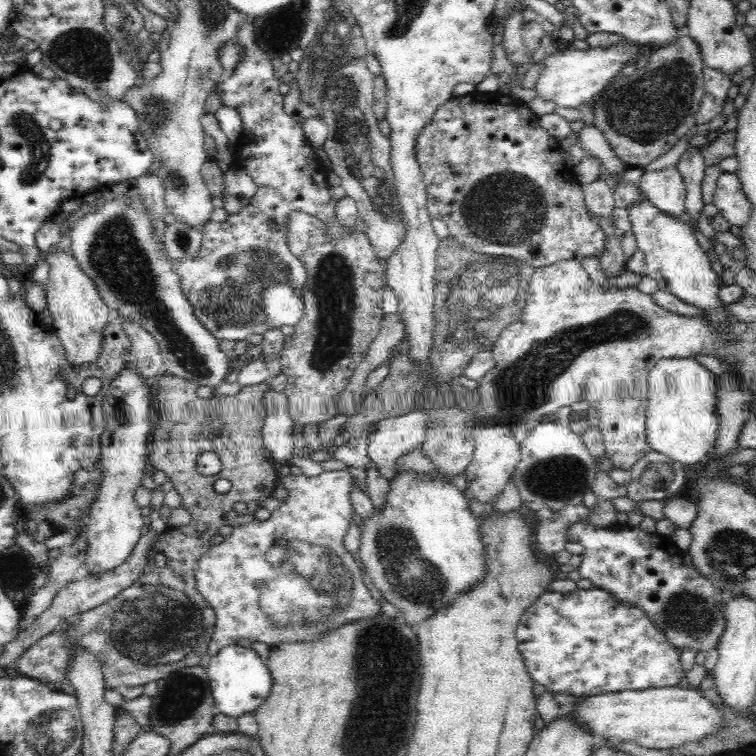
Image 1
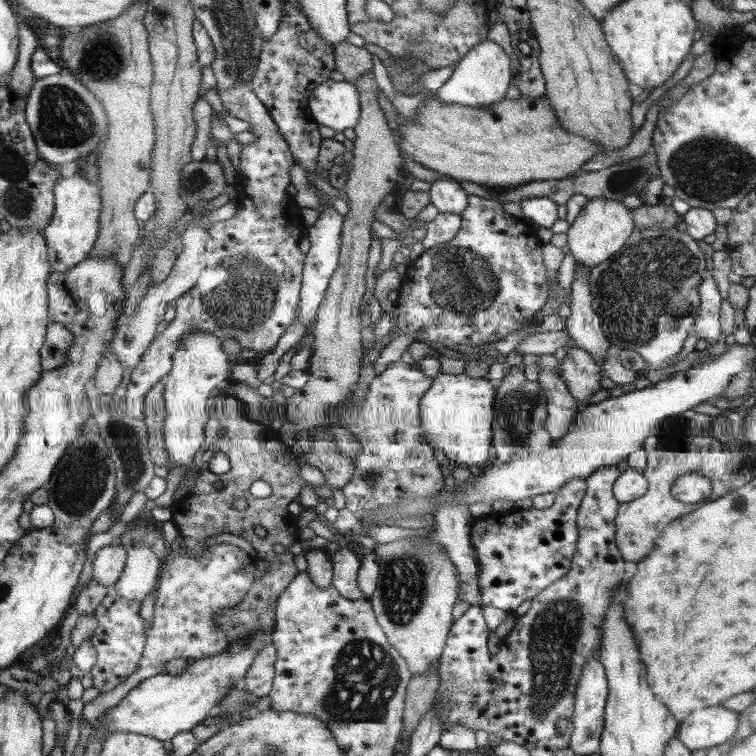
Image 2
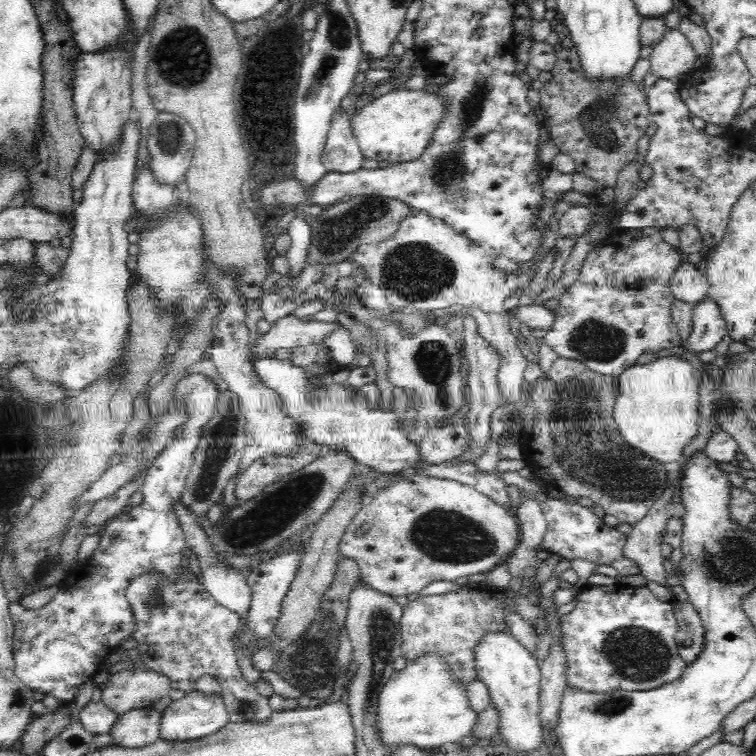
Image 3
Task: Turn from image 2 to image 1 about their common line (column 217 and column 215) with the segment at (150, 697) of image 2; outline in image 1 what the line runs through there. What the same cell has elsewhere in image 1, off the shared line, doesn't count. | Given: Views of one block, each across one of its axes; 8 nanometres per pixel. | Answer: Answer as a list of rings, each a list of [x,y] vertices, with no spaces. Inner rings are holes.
[[[230,645],[214,655],[206,668],[215,713],[228,718],[240,718],[242,714],[254,713],[266,700],[272,688],[272,675],[254,649]]]

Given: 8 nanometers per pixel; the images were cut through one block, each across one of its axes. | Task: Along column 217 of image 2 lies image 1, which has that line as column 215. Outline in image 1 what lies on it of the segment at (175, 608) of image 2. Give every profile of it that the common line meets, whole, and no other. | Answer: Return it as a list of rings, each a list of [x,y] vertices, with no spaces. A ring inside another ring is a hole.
[[[345,468],[335,471],[323,471],[314,478],[307,478],[305,475],[302,475],[302,472],[296,471],[293,474],[288,474],[286,477],[280,477],[280,481],[288,489],[288,495],[281,502],[280,507],[272,512],[271,518],[268,518],[264,522],[255,519],[253,522],[244,524],[243,526],[236,526],[231,534],[224,538],[225,540],[222,544],[211,546],[211,549],[198,560],[198,563],[194,567],[193,580],[196,581],[196,588],[205,598],[205,601],[214,609],[217,619],[211,636],[211,642],[207,648],[207,654],[211,657],[227,646],[236,645],[236,642],[240,642],[240,640],[262,642],[262,644],[267,644],[271,648],[280,644],[303,644],[304,642],[316,641],[324,634],[335,629],[340,629],[343,625],[350,622],[367,620],[368,618],[383,615],[383,611],[380,609],[380,603],[372,597],[366,584],[364,584],[362,567],[358,562],[357,556],[350,554],[344,547],[344,536],[348,532],[350,523],[353,522],[352,517],[355,513],[351,502],[351,491],[353,484],[355,484],[352,474]]]

